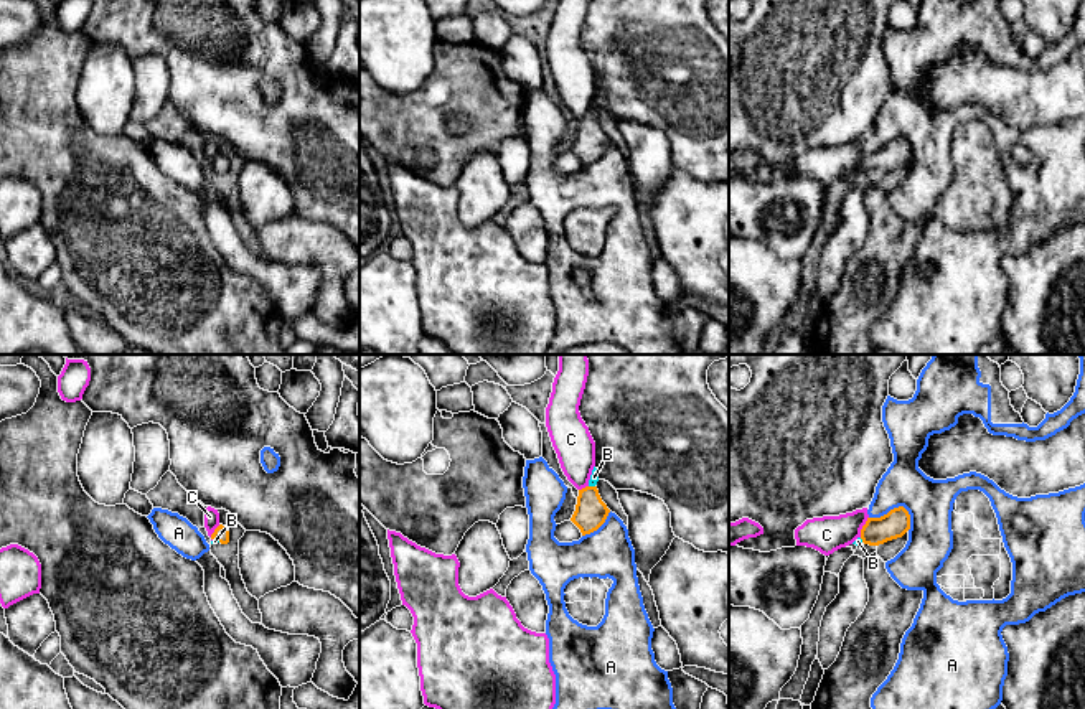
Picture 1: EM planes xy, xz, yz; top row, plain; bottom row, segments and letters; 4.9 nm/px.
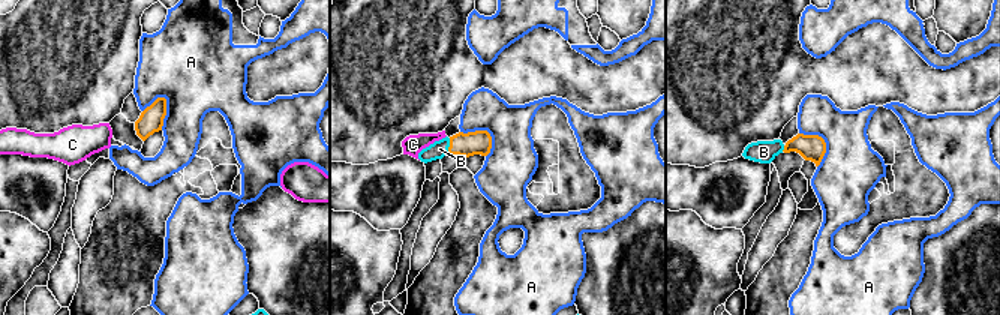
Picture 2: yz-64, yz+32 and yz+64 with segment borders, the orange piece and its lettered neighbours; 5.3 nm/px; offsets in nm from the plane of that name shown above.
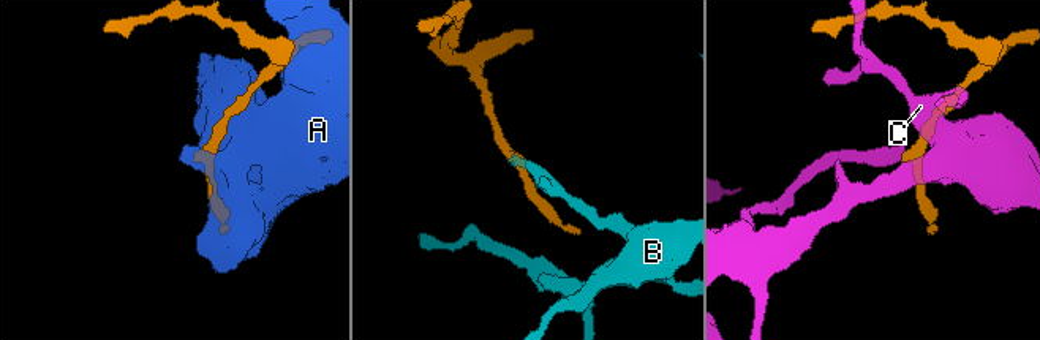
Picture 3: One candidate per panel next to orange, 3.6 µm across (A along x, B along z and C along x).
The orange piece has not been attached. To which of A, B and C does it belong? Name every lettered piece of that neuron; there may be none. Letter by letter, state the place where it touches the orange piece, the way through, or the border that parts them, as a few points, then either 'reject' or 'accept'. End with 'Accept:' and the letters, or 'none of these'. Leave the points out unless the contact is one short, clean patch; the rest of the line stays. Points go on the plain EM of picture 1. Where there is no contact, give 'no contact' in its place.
A: yz (897, 139) | reject
B: xy (216, 169) | across xy (221, 164), (216, 169), (215, 172) | accept
C: yz (863, 157) | along yz (868, 147), (859, 167) | reject
Accept: B

